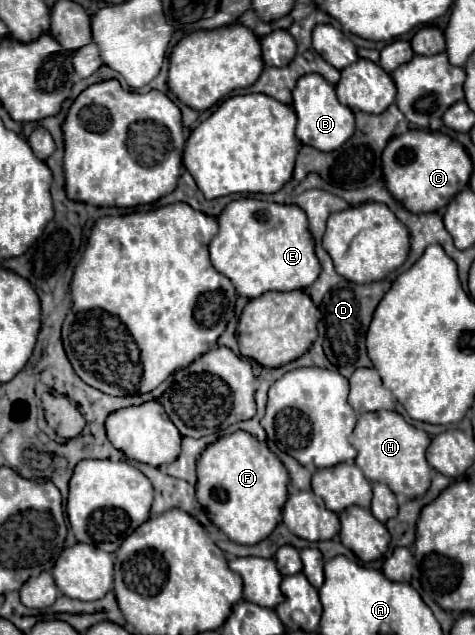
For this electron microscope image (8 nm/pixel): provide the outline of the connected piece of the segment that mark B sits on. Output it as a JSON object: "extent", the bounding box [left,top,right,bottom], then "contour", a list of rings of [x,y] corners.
{"extent":[288,74,354,152],"contour":[[[306,74],[306,76],[298,78],[296,88],[292,90],[292,96],[294,96],[294,102],[288,106],[294,106],[294,110],[298,114],[296,138],[302,144],[318,148],[322,152],[332,152],[332,150],[338,150],[354,134],[352,110],[338,102],[334,86],[328,84],[320,74]]]}

